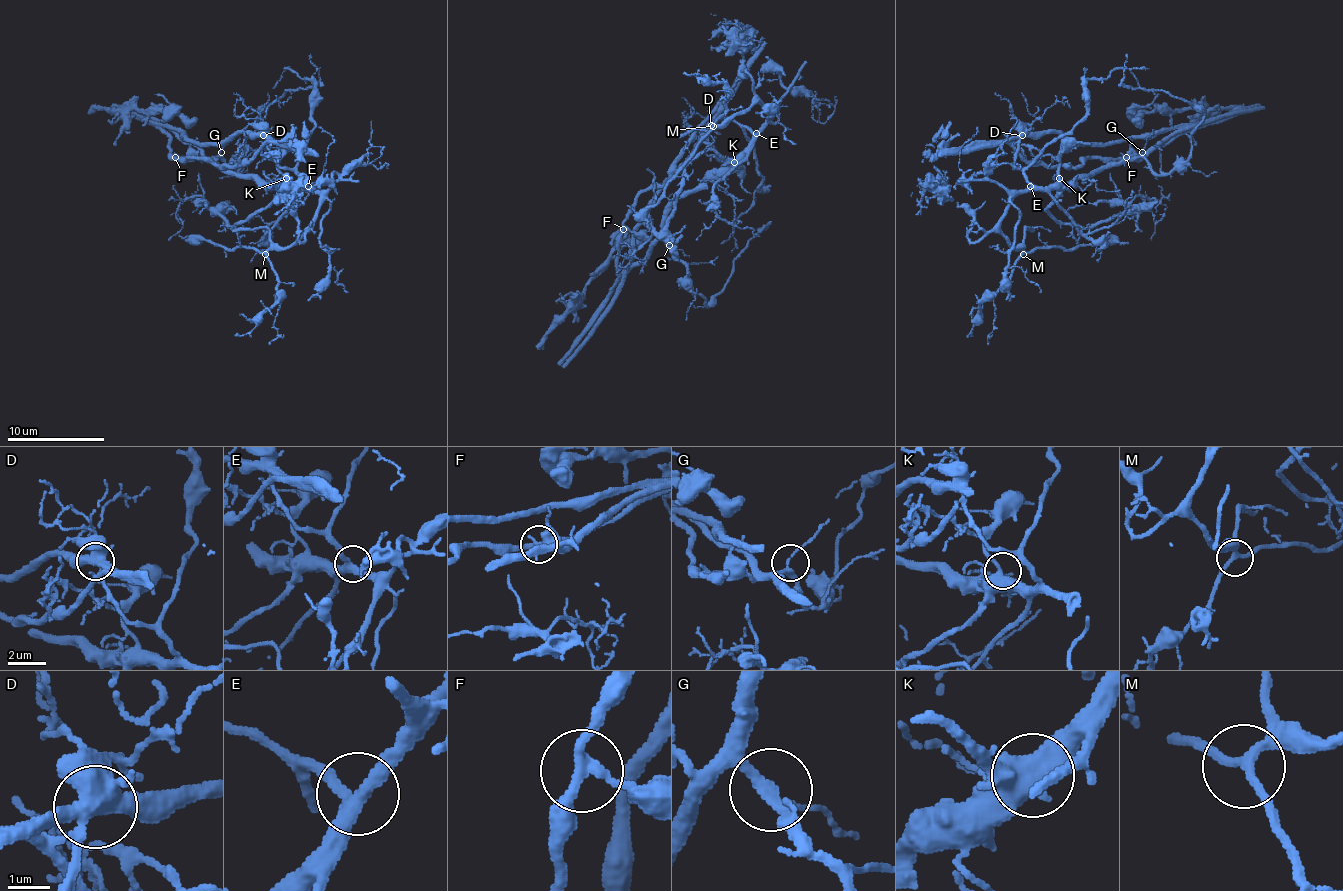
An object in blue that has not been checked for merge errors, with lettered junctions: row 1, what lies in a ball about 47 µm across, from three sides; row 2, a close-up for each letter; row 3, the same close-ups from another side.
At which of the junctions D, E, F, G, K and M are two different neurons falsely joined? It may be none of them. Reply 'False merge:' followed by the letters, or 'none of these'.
False merge: D, F

